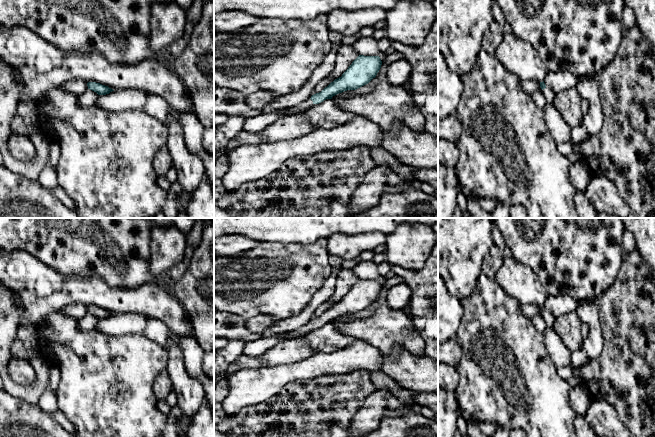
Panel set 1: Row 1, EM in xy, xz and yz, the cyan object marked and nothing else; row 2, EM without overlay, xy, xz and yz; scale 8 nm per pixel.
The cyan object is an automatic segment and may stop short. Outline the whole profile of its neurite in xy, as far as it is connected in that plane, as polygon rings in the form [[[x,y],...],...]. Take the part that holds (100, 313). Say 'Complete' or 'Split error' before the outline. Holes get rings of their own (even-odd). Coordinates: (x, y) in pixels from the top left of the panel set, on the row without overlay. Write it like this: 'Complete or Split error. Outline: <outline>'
Complete. Outline: [[[88,306],[87,307],[88,313],[96,316],[98,319],[106,319],[110,316],[114,315],[113,313],[109,312],[108,310],[102,309],[96,306]]]

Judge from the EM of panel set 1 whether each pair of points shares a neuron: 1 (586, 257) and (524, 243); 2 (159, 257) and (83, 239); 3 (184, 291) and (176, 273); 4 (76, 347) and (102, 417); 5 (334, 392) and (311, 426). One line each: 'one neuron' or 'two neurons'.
1: one neuron
2: two neurons
3: two neurons
4: one neuron
5: one neuron

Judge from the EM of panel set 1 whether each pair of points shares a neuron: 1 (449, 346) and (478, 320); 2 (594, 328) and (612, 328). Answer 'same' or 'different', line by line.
1: different
2: different

